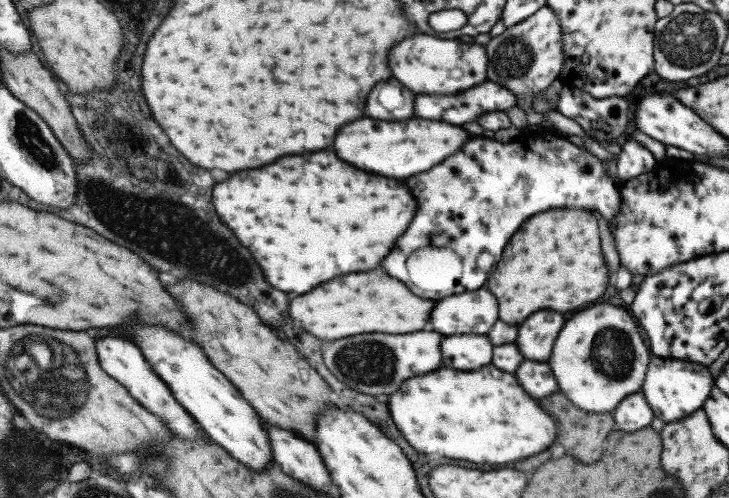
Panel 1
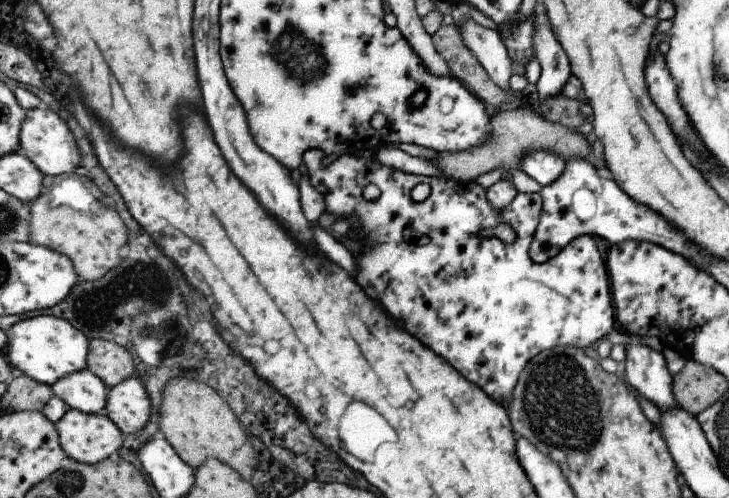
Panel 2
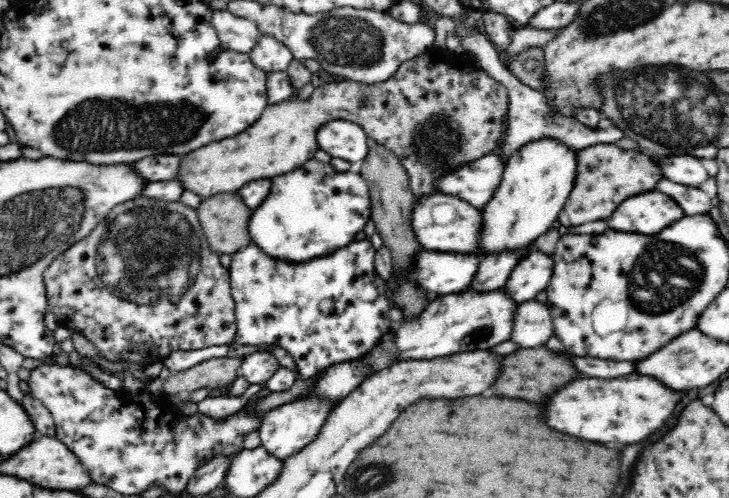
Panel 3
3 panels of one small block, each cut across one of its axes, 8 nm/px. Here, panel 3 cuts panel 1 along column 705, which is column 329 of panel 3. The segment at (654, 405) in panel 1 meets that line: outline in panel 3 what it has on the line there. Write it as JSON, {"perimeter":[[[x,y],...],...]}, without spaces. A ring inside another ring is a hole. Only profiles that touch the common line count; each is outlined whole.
{"perimeter":[[[359,359],[344,363],[326,368],[327,372],[322,374],[320,382],[310,393],[318,393],[324,399],[342,400],[366,380],[363,378],[362,363]]]}

